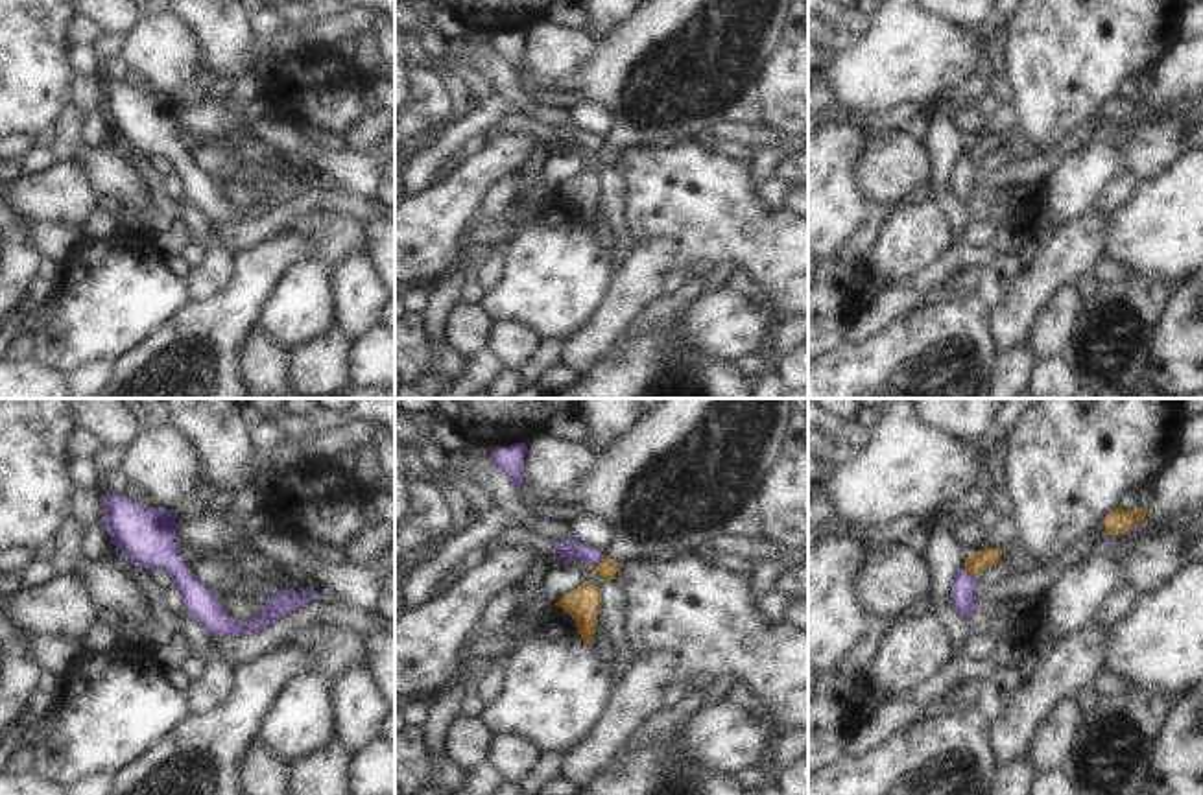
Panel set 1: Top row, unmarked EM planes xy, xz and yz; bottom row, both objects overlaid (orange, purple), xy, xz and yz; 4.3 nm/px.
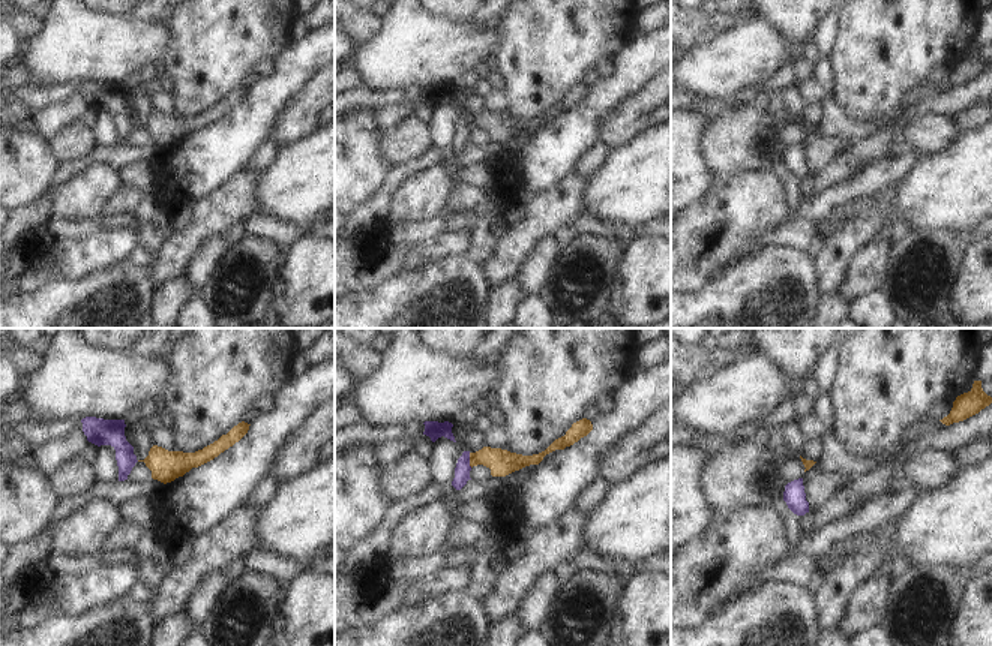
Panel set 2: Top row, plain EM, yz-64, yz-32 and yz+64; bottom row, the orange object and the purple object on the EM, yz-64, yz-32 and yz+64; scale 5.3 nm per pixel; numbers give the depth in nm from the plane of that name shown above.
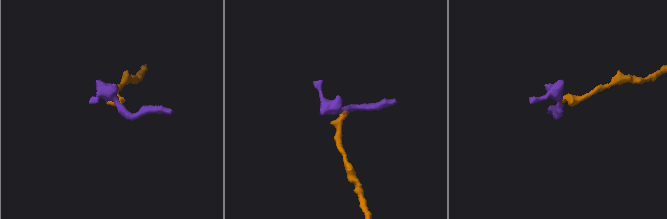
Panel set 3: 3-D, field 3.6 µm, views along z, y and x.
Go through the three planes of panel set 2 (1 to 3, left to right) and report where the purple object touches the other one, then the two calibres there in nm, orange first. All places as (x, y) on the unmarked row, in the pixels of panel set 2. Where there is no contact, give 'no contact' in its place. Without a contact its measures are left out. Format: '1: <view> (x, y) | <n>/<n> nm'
1: no contact
2: yz-32 (470, 125) | 140/80 nm
3: no contact

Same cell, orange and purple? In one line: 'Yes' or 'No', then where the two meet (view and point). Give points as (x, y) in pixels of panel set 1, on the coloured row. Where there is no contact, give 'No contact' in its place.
No. Touches orange at yz (969, 572)

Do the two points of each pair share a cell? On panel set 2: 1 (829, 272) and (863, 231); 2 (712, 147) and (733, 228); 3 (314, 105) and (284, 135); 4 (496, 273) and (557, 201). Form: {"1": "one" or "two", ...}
{"1": "one", "2": "two", "3": "one", "4": "one"}

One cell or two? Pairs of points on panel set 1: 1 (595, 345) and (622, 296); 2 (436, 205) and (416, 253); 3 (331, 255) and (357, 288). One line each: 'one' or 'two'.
1: one
2: one
3: two

